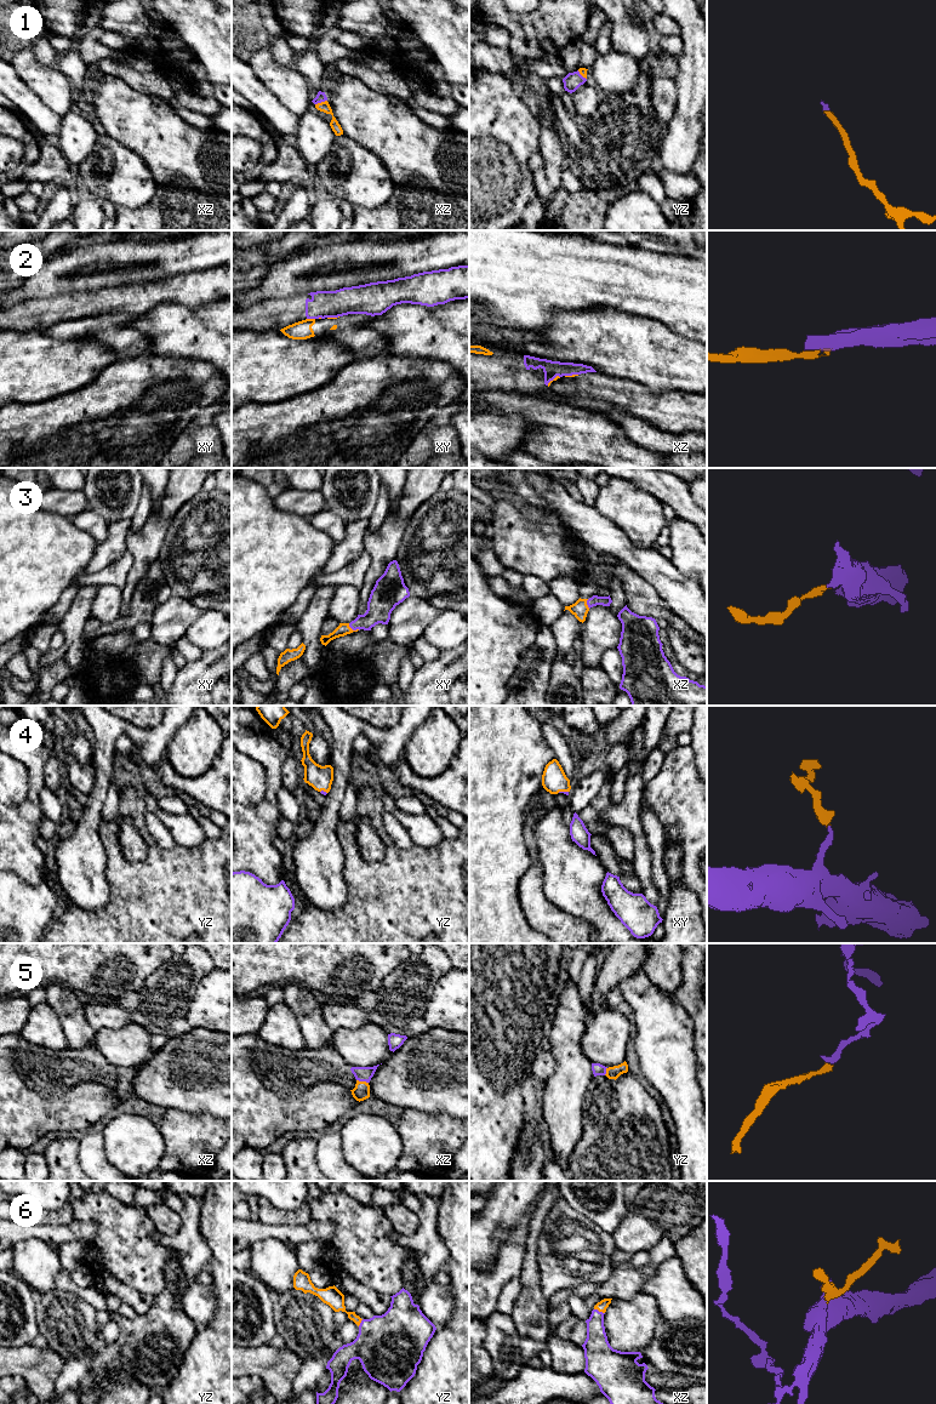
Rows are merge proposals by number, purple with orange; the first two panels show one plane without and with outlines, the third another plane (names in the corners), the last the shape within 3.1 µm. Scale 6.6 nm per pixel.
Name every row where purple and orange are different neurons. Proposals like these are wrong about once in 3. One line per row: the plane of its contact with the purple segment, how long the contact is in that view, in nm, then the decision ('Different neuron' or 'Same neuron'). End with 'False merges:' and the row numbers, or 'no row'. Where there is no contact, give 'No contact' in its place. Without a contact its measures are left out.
1: Touches purple in xz. Shared border 90 nm. Same neuron
2: Touches purple in xy. Shared border 60 nm. Different neuron
3: Touches purple in xy. Shared border 90 nm. Same neuron
4: Touches purple in xy. Shared border 70 nm. Same neuron
5: Touches purple in xz. Shared border 80 nm. Same neuron
6: Touches purple in xz. Shared border 80 nm. Same neuron
False merges: 2

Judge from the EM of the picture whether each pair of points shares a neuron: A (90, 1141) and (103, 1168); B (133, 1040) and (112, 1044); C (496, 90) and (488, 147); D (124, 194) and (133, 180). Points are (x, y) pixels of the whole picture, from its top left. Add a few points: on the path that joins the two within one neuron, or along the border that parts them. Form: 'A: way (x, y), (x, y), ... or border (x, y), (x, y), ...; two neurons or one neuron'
A: way (91, 1147), (91, 1156), (97, 1162); one neuron
B: way (129, 1044), (116, 1044); one neuron
C: way (488, 104), (488, 132); one neuron
D: way (124, 190), (130, 183); one neuron

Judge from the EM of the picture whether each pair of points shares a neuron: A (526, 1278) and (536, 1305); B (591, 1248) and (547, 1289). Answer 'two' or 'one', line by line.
A: one
B: one

